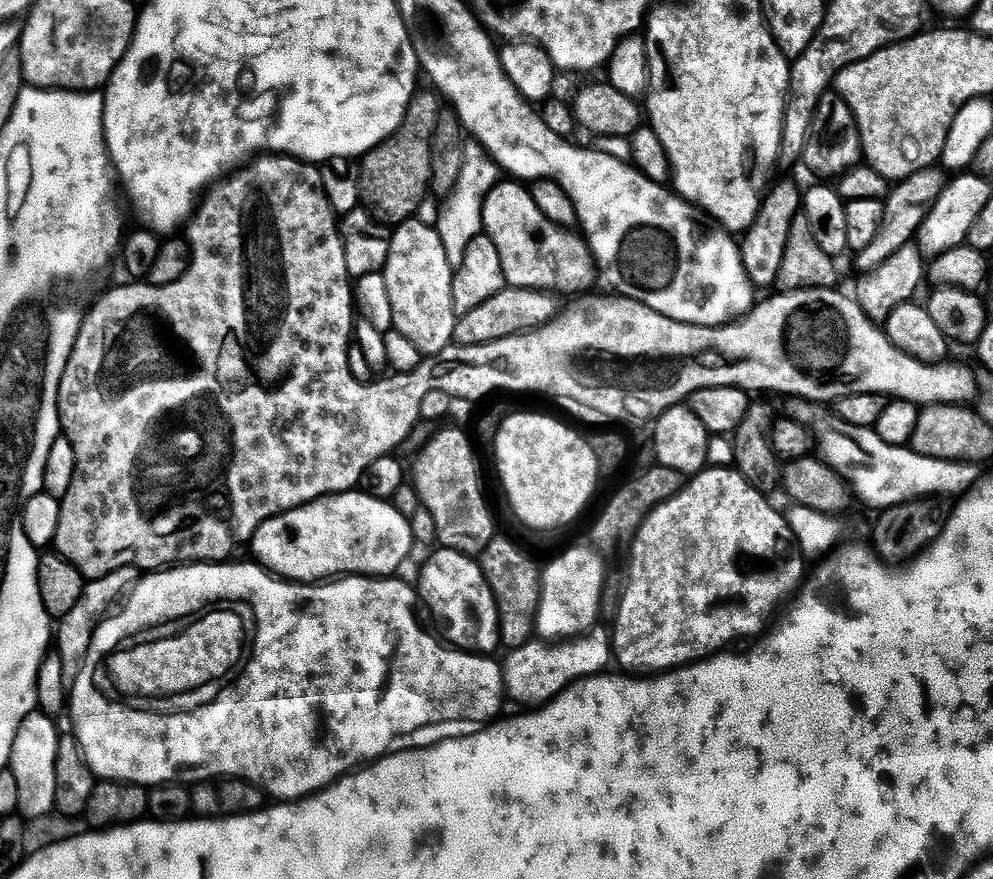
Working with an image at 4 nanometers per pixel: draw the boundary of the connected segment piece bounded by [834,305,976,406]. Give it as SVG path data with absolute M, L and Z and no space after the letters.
M854 306L854 326L838 326L848 328L840 332L836 342L846 342L848 360L852 360L852 368L846 370L846 384L834 390L835 401L854 394L878 394L894 400L905 400L917 406L934 404L951 404L955 406L971 405L976 396L976 376L968 368L953 362L927 364L915 360L910 354L898 350L887 331L876 324L865 314L862 306Z

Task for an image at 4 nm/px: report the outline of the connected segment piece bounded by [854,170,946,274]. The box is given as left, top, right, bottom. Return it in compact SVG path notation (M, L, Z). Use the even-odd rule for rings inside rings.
M936 171L915 172L910 178L899 181L889 191L884 206L884 221L878 230L878 238L874 238L874 242L870 242L870 246L866 246L866 250L855 253L854 256L855 267L861 268L862 273L872 273L894 254L898 254L898 250L902 250L902 246L911 244L917 239L926 210L931 208L936 203L936 199L944 193L945 173Z

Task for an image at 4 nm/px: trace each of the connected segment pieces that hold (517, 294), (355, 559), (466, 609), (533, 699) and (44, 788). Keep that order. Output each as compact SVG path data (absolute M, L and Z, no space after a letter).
M506 286L498 294L494 294L494 298L489 298L487 302L482 302L482 306L470 310L470 314L457 319L452 335L453 341L459 347L465 348L466 346L498 342L502 338L518 336L522 332L535 332L543 324L550 324L557 318L561 308L556 300L559 299L550 292L538 292L534 288L509 288Z
M363 490L342 492L334 496L321 496L311 504L303 504L280 516L270 518L253 534L250 549L267 571L289 582L315 584L329 578L344 578L355 574L365 578L388 578L404 564L414 549L412 525L392 503L369 496Z
M440 548L424 564L418 592L425 604L440 619L444 627L443 639L451 647L473 654L492 654L500 643L500 615L494 594L473 557L464 556L449 548Z
M593 627L587 634L549 646L544 642L530 642L521 648L513 648L507 653L508 661L503 661L504 687L507 695L520 704L543 706L549 700L555 700L561 692L572 684L587 679L588 676L599 676L604 668L614 660L612 637L606 627Z
M37 710L29 714L22 722L12 747L10 770L18 778L18 790L21 790L19 815L28 822L39 822L53 815L58 794L58 742L60 731L56 729L56 720Z

